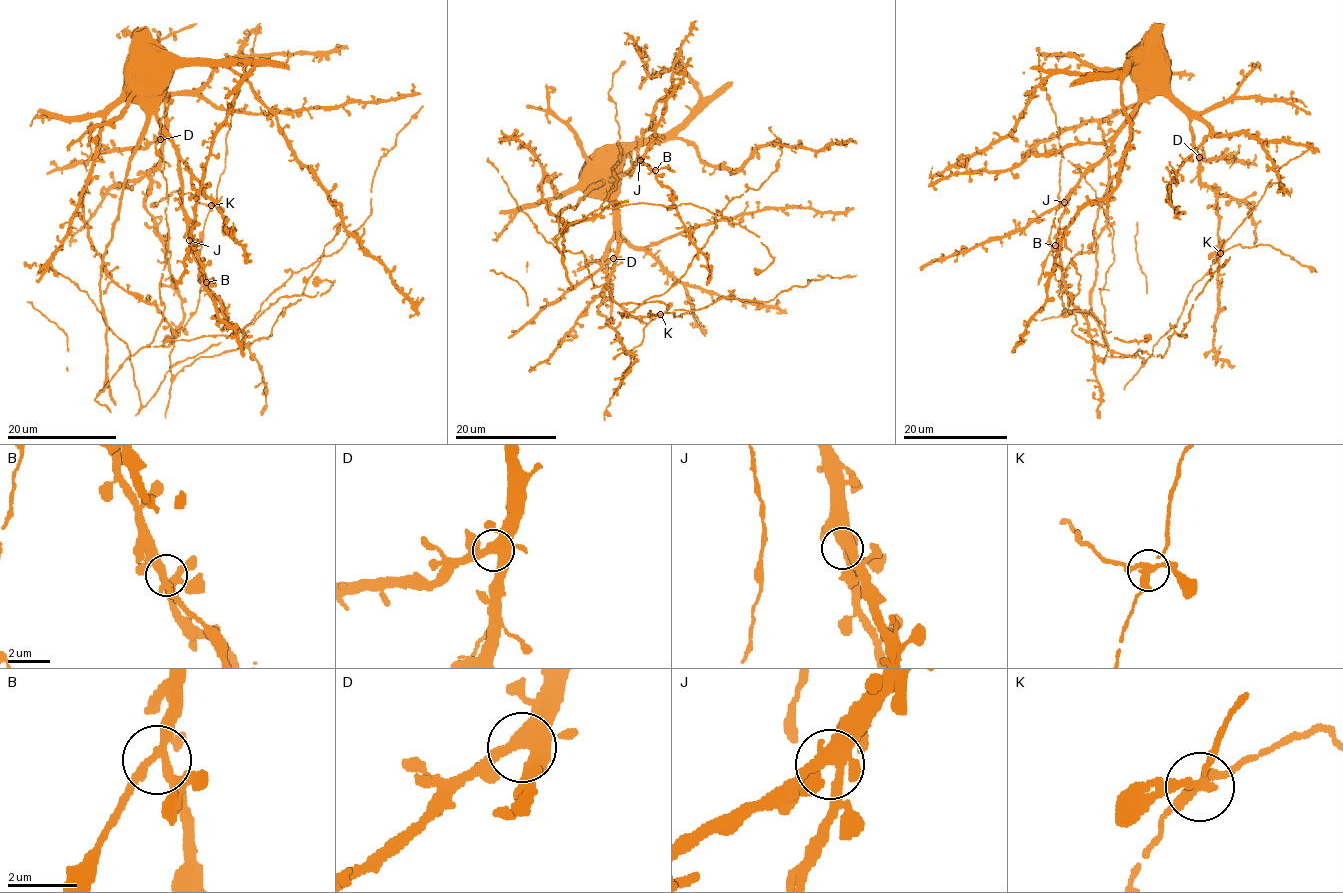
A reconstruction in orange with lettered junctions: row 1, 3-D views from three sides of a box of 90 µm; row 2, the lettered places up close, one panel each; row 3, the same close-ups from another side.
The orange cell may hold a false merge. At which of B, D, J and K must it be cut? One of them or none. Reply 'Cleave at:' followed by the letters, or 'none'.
Cleave at: K

